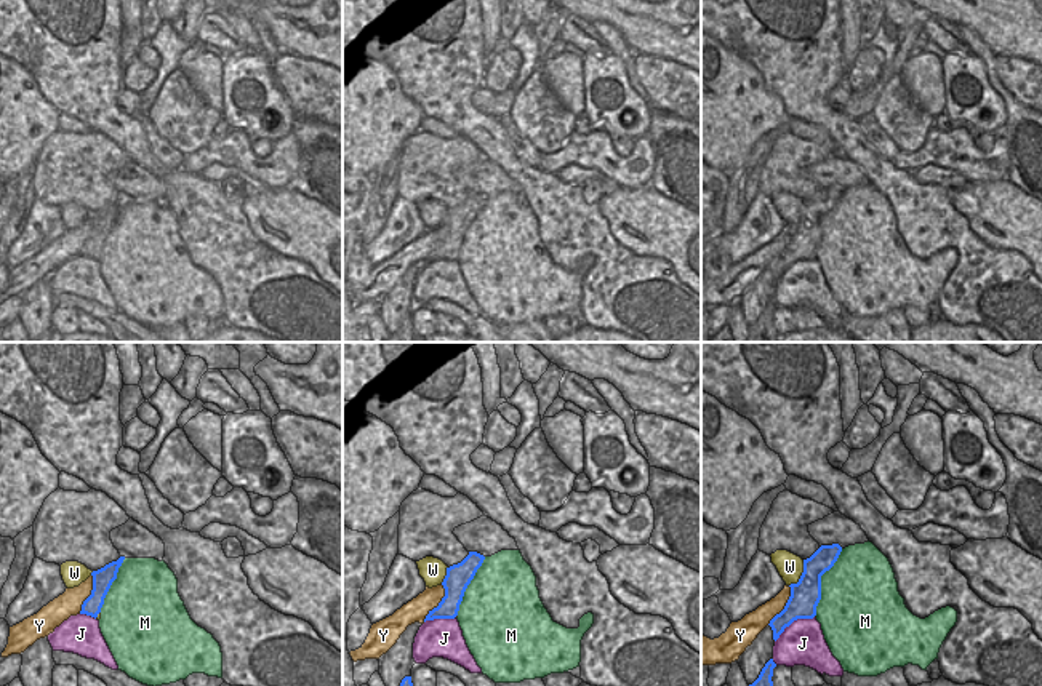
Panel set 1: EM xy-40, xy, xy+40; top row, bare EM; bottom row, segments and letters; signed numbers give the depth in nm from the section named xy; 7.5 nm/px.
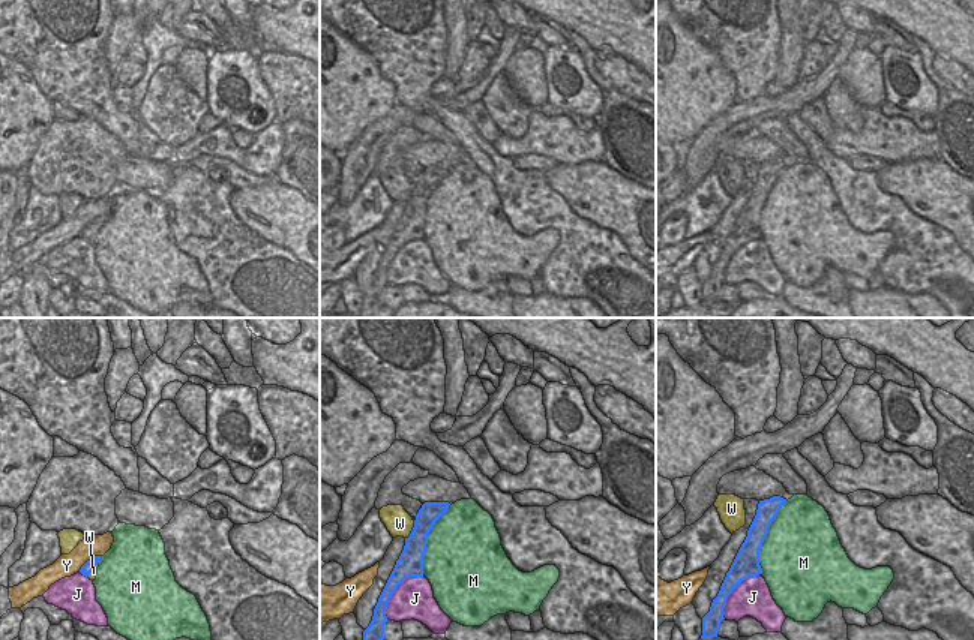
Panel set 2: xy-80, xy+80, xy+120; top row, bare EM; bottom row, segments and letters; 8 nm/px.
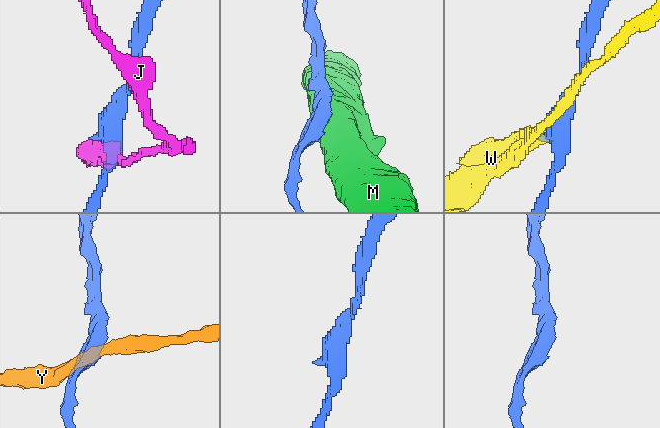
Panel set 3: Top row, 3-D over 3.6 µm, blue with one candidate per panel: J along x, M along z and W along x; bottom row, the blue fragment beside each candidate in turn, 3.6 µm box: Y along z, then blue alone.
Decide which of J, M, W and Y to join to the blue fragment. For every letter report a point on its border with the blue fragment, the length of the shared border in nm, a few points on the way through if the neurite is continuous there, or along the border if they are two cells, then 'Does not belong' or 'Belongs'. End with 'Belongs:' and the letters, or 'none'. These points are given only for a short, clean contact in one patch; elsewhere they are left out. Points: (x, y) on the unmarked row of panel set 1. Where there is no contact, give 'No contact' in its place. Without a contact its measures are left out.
J: Touches blue at xy+40 (793, 263). Shared border 360 nm. Does not belong
M: Touches blue at xy+40 (820, 224). Shared border 550 nm. Does not belong
W: Touches blue at xy+40 (802, 216). Shared border 240 nm. Does not belong
Y: Touches blue at xy (439, 245). Shared border 320 nm. Does not belong
Belongs: none.

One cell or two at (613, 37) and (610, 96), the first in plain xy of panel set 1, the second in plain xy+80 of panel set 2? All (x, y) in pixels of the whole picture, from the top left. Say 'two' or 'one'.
one

